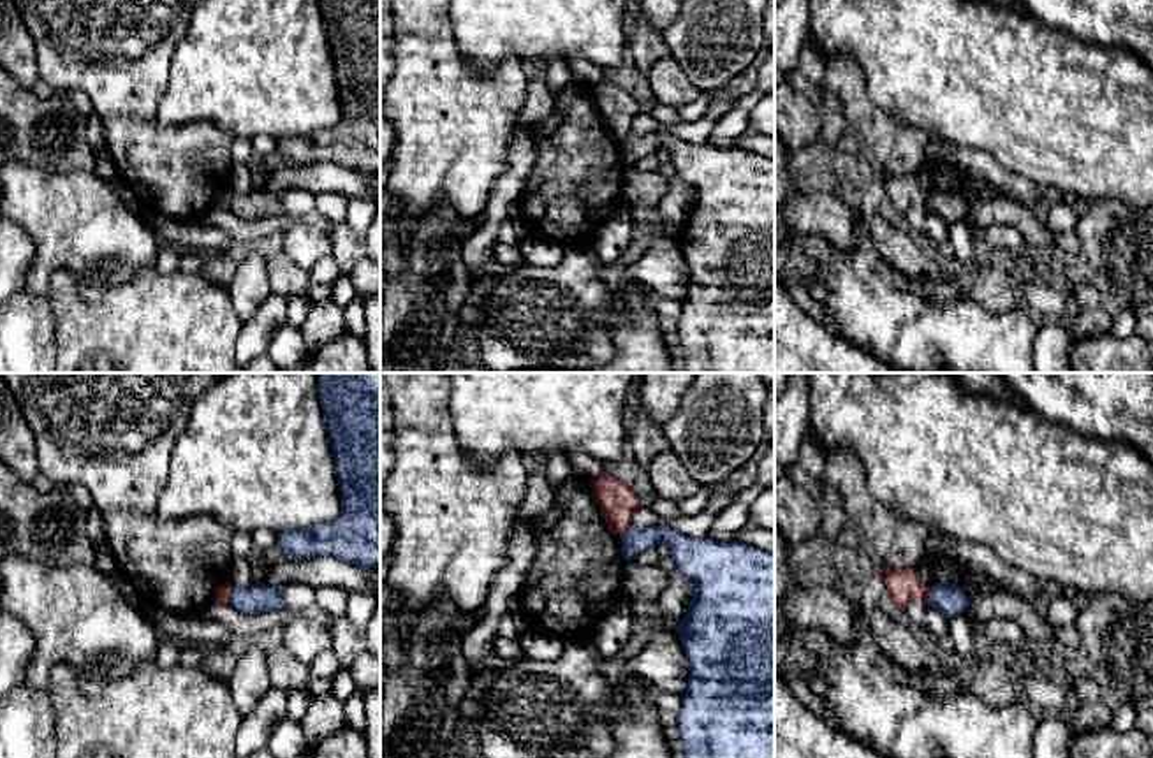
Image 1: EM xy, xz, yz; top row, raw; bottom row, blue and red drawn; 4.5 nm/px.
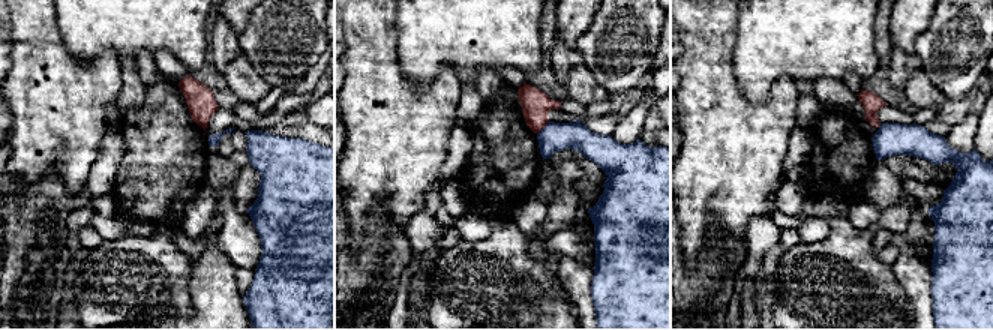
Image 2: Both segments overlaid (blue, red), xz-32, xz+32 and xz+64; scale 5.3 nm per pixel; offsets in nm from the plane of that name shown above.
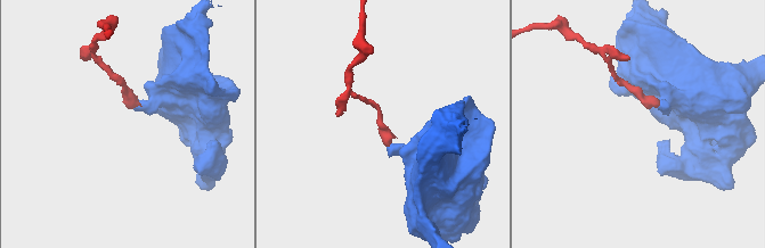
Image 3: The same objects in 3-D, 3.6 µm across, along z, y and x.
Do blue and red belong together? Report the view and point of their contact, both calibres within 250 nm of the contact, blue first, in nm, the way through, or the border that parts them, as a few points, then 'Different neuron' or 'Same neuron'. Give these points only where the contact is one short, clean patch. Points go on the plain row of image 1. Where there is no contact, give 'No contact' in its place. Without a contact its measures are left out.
Touches blue at xy (231, 201). Thickness 130 nm (blue) against 70 nm. Boundary: xy (233, 194), (229, 208). Different neuron

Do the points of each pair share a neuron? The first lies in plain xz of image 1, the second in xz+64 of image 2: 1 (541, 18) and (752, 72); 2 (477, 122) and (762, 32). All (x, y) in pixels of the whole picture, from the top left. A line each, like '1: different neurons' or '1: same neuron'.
1: same neuron
2: different neurons

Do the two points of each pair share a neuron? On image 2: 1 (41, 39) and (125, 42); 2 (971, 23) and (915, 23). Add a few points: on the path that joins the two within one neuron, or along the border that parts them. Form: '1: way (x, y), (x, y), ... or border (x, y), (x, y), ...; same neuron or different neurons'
1: border (56, 15), (63, 45), (72, 54), (92, 60); different neurons
2: border (932, 15), (927, 27), (917, 38), (912, 51); different neurons

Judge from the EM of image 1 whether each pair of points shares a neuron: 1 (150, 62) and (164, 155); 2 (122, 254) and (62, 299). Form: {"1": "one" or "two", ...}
{"1": "one", "2": "two"}

